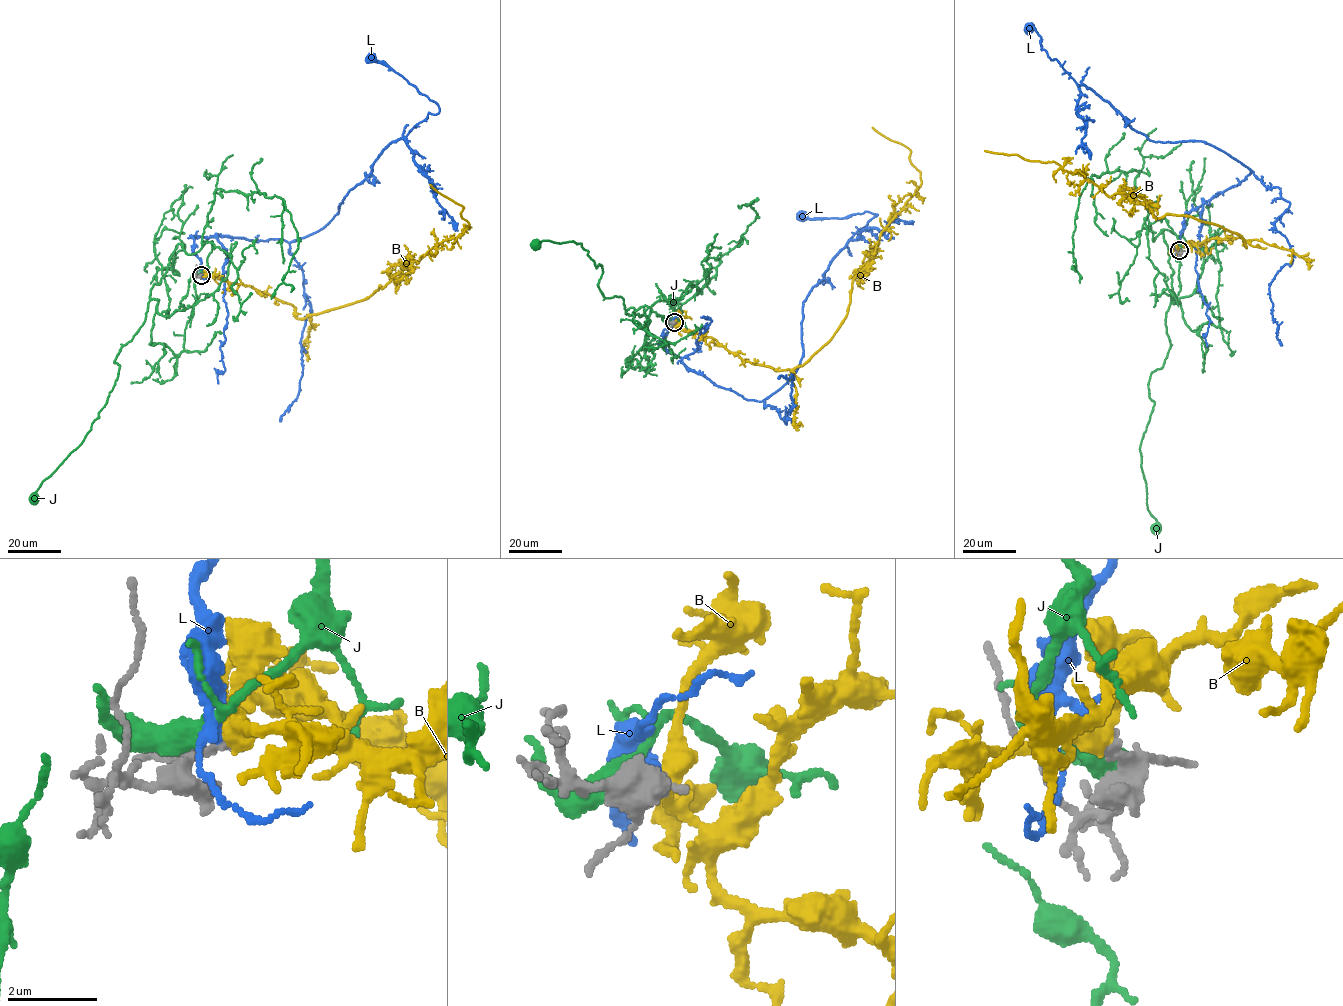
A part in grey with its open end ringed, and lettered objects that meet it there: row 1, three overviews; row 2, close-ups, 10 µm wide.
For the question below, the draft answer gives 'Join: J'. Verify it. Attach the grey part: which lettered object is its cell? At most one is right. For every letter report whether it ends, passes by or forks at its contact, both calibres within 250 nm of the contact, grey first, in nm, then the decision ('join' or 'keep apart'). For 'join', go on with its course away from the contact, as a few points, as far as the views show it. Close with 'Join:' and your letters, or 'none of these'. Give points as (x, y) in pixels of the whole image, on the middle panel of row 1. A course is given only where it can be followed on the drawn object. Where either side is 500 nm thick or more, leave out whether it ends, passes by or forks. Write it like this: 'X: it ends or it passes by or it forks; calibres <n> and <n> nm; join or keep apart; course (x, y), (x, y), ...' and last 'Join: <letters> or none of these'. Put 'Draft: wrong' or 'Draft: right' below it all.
B: it passes by; calibres 260 and 340 nm; keep apart
J: it passes by; calibres 260 and 480 nm; keep apart
L: it passes by; calibres 280 and 110 nm; keep apart
Join: none of these
Draft: wrong

